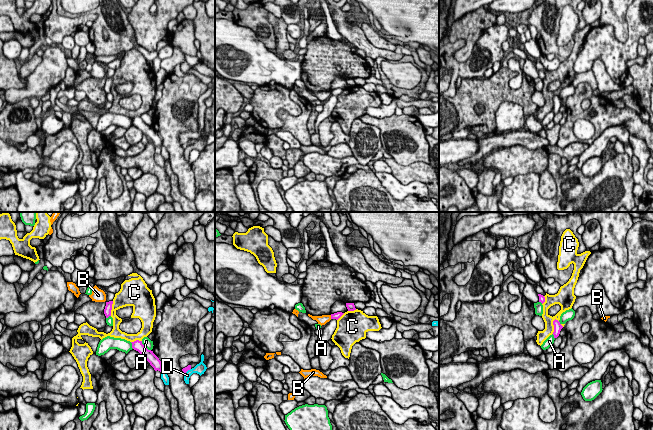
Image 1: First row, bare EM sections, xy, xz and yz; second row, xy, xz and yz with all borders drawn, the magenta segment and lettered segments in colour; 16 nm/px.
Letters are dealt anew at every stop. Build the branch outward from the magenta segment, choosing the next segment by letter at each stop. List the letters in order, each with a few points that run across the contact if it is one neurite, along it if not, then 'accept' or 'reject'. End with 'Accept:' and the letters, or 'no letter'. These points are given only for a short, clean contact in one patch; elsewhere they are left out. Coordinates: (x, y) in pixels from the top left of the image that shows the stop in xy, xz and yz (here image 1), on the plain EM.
A: reject
B: line xz (330, 91), (331, 94); reject
C: reject
D: reject
Accept: no letter

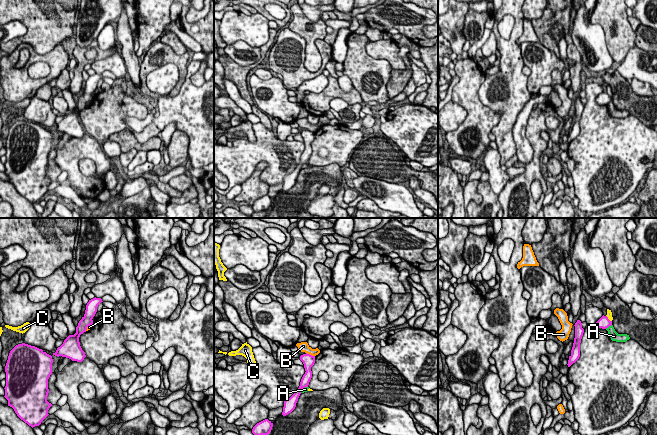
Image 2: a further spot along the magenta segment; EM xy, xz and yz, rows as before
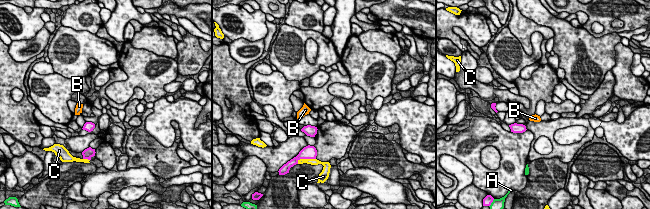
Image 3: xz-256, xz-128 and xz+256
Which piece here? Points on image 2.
A: reject
B: line xz (306, 128), (314, 132); reject
C: line yz (606, 91), (611, 97); reject
Accept: no letter

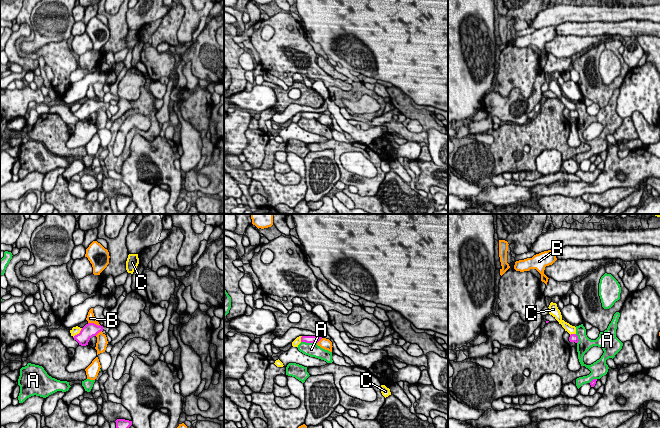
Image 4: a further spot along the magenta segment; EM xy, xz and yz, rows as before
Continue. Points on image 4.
A: reject
B: reject
C: reject
Accept: no letter

